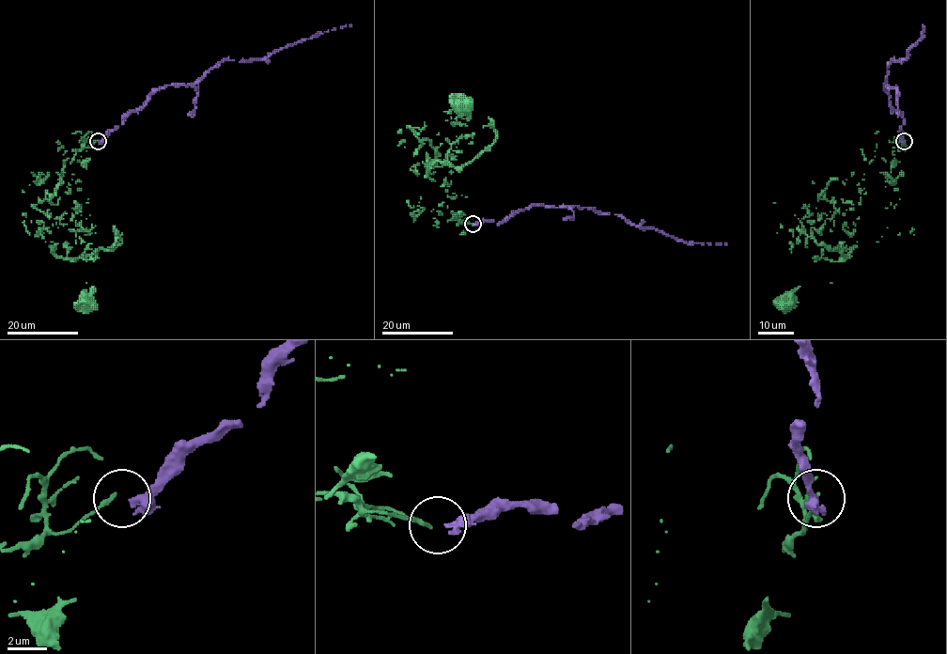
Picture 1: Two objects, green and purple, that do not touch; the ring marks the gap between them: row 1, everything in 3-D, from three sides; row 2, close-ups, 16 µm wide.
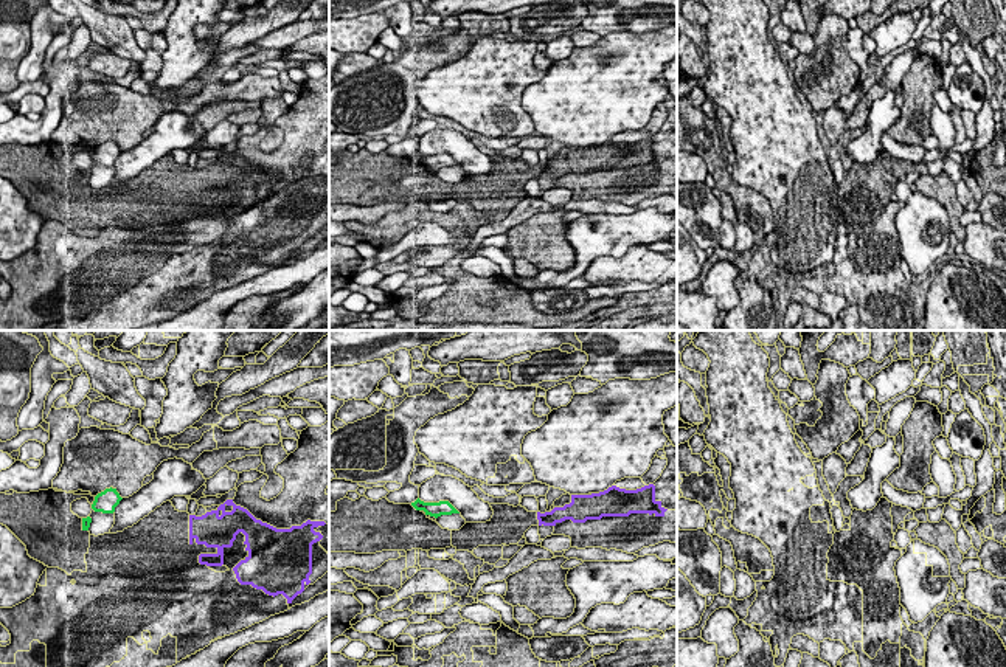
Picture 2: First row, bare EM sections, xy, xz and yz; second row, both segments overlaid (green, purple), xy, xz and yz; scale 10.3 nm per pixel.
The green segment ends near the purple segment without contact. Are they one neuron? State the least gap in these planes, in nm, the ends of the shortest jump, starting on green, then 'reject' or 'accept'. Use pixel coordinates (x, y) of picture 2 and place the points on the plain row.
750 nm apart; from green across xy (121, 151), (190, 168); reject

